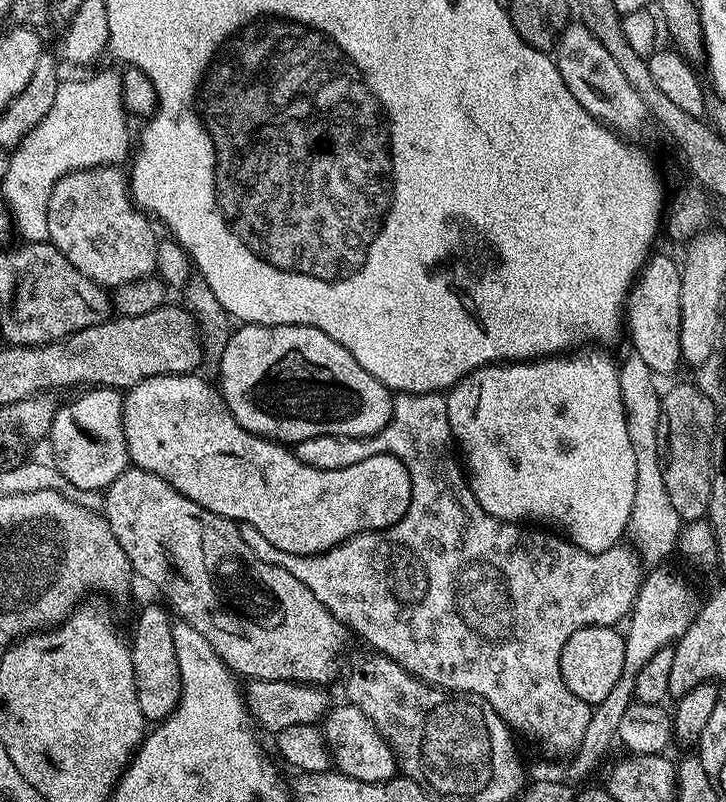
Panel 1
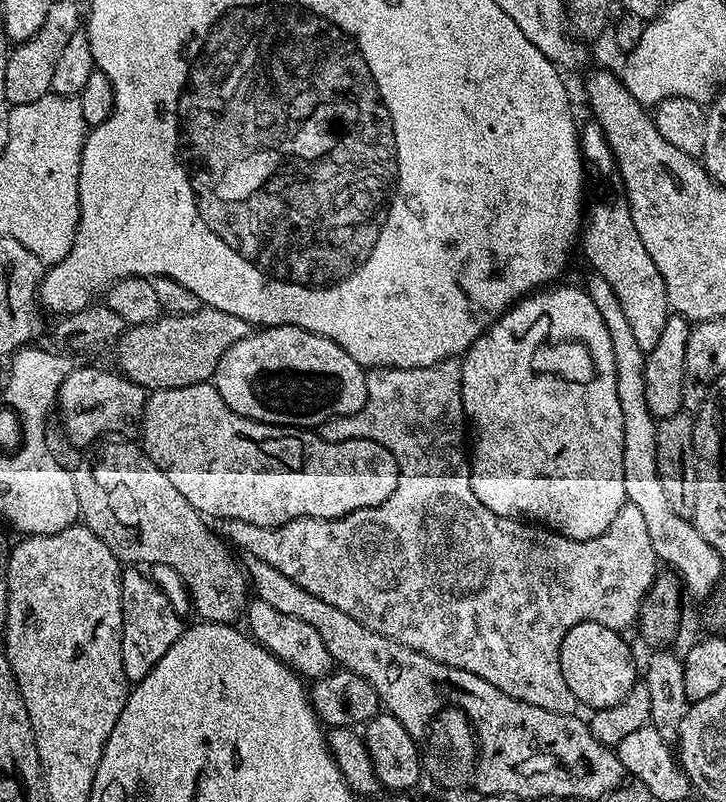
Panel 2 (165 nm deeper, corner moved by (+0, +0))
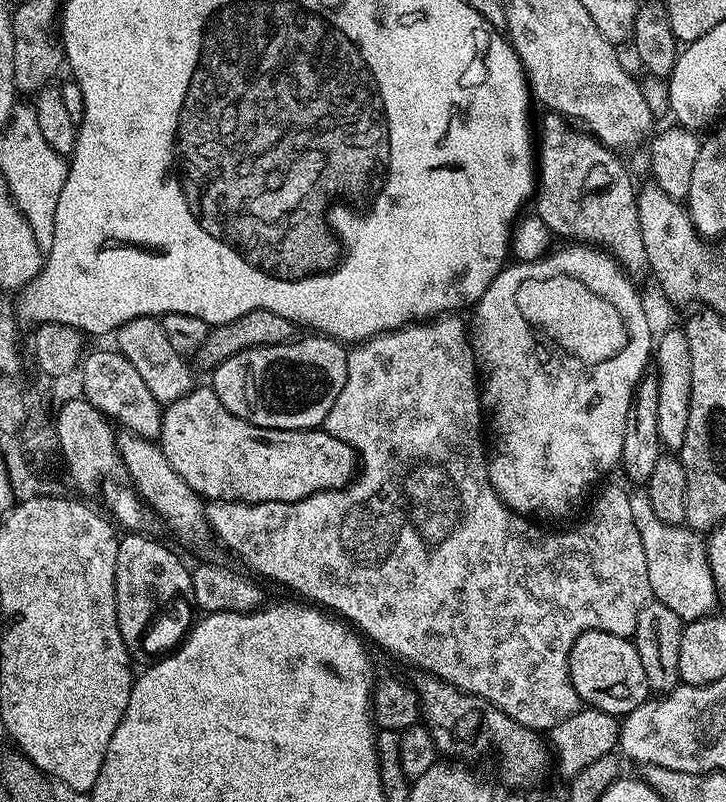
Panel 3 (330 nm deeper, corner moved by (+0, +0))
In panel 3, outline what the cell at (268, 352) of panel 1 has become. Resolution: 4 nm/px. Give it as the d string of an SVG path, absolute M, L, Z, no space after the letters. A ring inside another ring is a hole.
M308 334L305 340L300 339L293 338L288 343L278 346L242 350L221 362L211 373L210 387L218 394L222 406L226 406L230 414L254 426L278 430L320 428L326 414L330 414L330 406L334 406L338 394L342 394L342 386L346 386L348 352L341 341L323 334Z

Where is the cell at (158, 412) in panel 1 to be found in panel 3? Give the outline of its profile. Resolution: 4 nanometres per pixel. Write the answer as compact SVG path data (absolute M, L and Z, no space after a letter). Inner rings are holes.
M210 386L193 387L182 398L163 409L162 430L158 441L162 454L178 470L190 490L208 502L240 500L244 504L258 502L298 502L319 492L333 492L352 483L358 471L356 451L342 438L334 438L320 428L278 430L254 426L226 410L218 394Z

